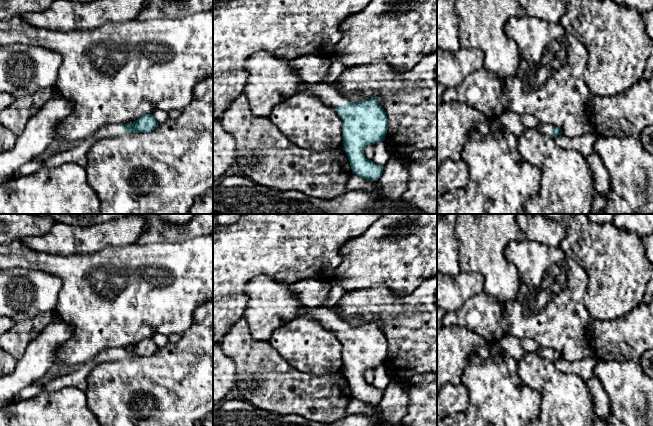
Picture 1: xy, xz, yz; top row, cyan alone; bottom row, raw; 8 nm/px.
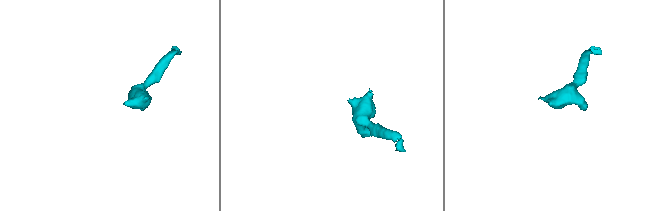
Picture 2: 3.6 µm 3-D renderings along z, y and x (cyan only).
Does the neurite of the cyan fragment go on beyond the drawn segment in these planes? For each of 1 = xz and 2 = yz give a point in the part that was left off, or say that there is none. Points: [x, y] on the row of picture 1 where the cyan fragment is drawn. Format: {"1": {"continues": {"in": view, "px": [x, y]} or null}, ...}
{"1": {"continues": {"in": "xz", "px": [331, 96]}}, "2": {"continues": {"in": "yz", "px": [546, 129]}}}

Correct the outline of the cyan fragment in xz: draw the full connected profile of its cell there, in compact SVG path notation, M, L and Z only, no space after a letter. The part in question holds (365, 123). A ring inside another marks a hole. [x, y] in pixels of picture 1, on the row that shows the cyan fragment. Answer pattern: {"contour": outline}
{"contour": "M301 82L298 92L309 90L324 104L336 109L342 119L344 148L352 173L368 180L378 180L383 167L364 155L366 146L384 141L388 130L388 119L377 97L352 103L338 89L328 83L308 84Z"}

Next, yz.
{"contour": "M539 123L536 127L541 133L549 137L555 137L562 134L562 130L558 127L555 127L551 124Z"}

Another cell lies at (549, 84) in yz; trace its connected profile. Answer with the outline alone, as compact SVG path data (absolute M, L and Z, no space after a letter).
M527 15L511 17L506 23L505 33L517 45L520 61L513 77L504 81L508 97L508 109L520 116L531 114L540 123L551 124L562 130L569 138L592 135L595 133L595 115L592 106L592 93L585 80L588 63L588 50L574 34L567 33L560 23L545 22Z

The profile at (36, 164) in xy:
M40 157L32 160L31 162L21 166L16 172L15 177L18 178L38 171L39 169L43 168L44 162L45 160Z

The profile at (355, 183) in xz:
M353 174L346 185L347 189L350 191L367 191L367 192L376 192L378 186L376 180L368 180L362 177L359 177L356 174Z

